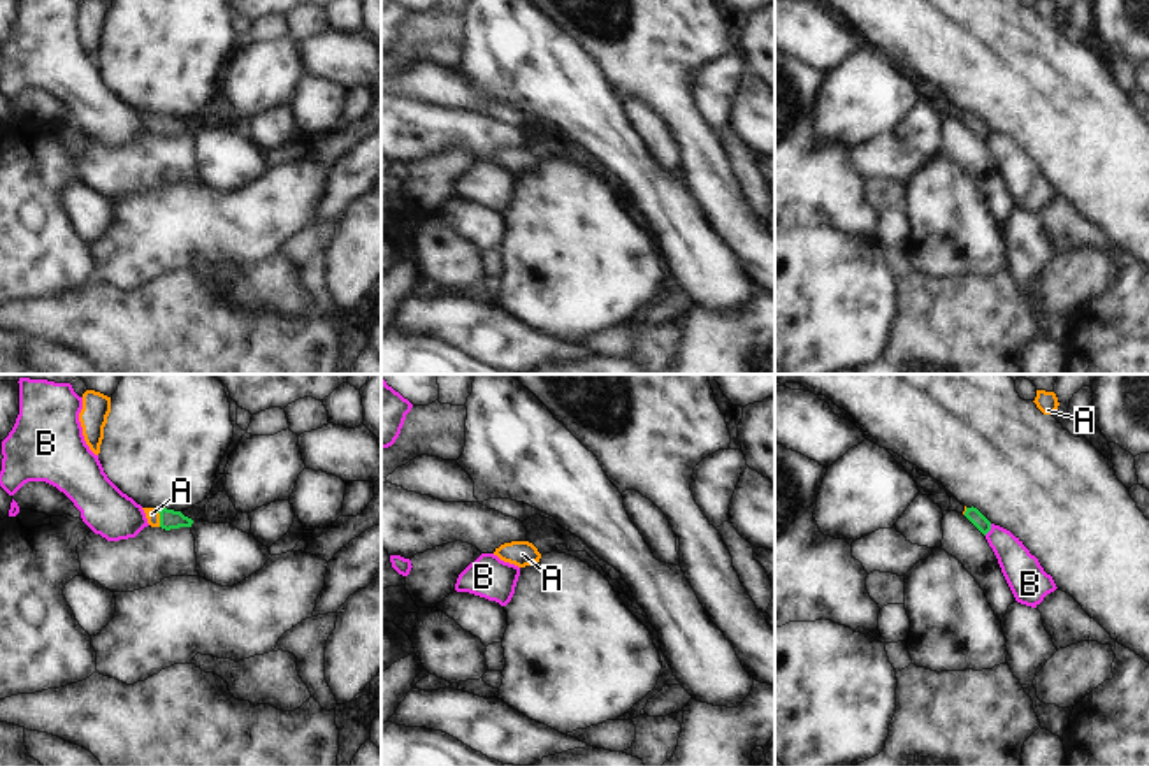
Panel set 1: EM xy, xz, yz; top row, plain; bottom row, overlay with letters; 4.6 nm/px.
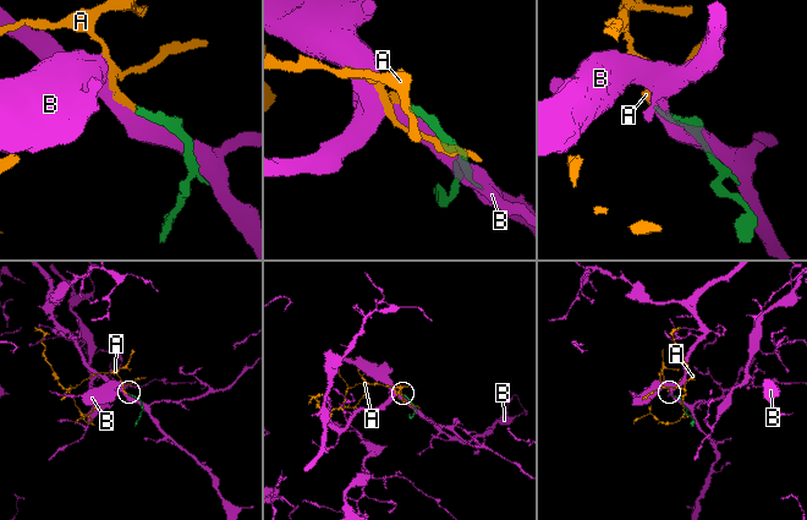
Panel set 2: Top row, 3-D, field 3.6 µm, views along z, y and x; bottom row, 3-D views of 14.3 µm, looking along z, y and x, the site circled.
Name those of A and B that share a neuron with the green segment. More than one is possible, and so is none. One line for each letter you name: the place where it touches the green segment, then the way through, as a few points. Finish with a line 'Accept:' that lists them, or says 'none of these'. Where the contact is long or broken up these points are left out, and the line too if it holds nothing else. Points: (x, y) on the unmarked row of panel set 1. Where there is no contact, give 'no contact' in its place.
A: contact xy (160, 123); way xy (169, 125), (160, 123), (151, 120)
Accept: A

